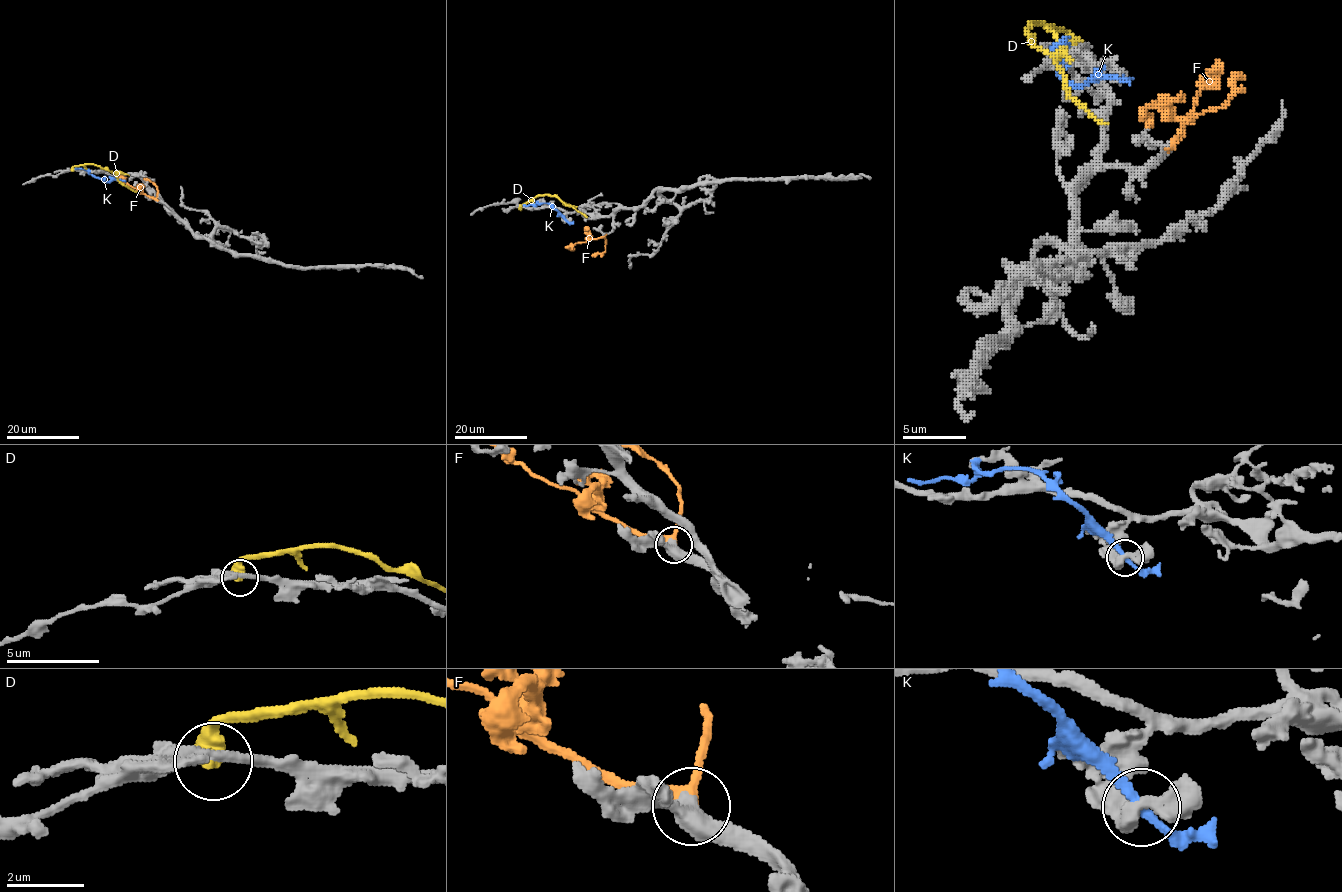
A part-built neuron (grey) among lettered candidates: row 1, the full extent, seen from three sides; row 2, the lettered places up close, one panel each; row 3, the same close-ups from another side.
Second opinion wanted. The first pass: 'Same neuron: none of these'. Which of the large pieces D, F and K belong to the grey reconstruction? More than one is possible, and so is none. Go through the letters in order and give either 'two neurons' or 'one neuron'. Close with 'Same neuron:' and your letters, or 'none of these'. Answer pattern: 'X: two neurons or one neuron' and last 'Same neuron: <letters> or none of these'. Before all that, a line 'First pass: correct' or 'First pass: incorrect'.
First pass: incorrect
D: two neurons
F: one neuron
K: two neurons
Same neuron: F

